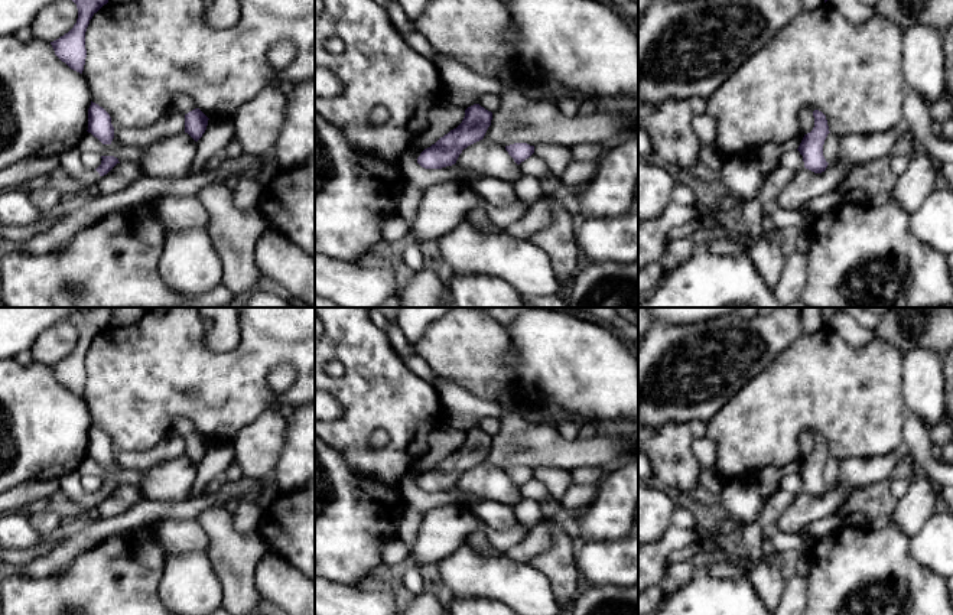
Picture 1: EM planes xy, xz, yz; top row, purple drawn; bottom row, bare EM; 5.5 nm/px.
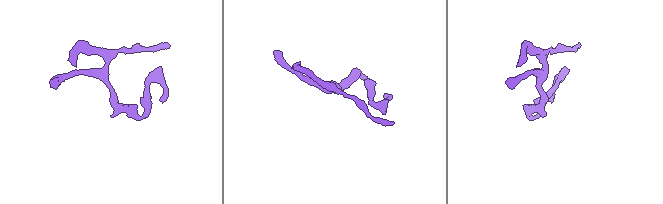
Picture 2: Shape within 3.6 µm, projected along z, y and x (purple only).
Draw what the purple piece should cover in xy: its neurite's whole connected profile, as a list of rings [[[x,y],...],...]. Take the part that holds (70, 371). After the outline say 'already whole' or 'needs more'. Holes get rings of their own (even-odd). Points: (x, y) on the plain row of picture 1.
[[[84,308],[72,313],[66,322],[72,323],[78,332],[78,342],[74,351],[51,365],[55,378],[71,393],[82,397],[87,372],[85,355],[92,339],[108,326],[111,319],[111,308]]]; already whole

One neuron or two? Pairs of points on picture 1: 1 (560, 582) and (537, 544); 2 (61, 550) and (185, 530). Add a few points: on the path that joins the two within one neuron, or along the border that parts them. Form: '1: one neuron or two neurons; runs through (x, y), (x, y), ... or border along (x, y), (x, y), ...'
1: two neurons; border along (546, 521), (550, 530), (550, 544), (527, 562)
2: two neurons; border along (185, 518), (165, 518), (152, 526)

